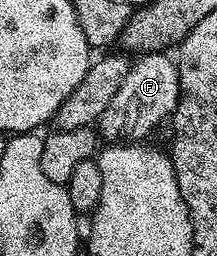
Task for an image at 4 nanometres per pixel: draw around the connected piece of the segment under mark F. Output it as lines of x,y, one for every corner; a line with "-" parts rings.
144,52
139,55
137,62
133,61
128,67
126,78
118,92
114,92
114,100
106,104
106,112
102,112
98,123
98,134
105,143
127,144
130,142
144,142
160,125
167,123
176,112
176,105
180,99
180,67
175,57
167,58
164,52

